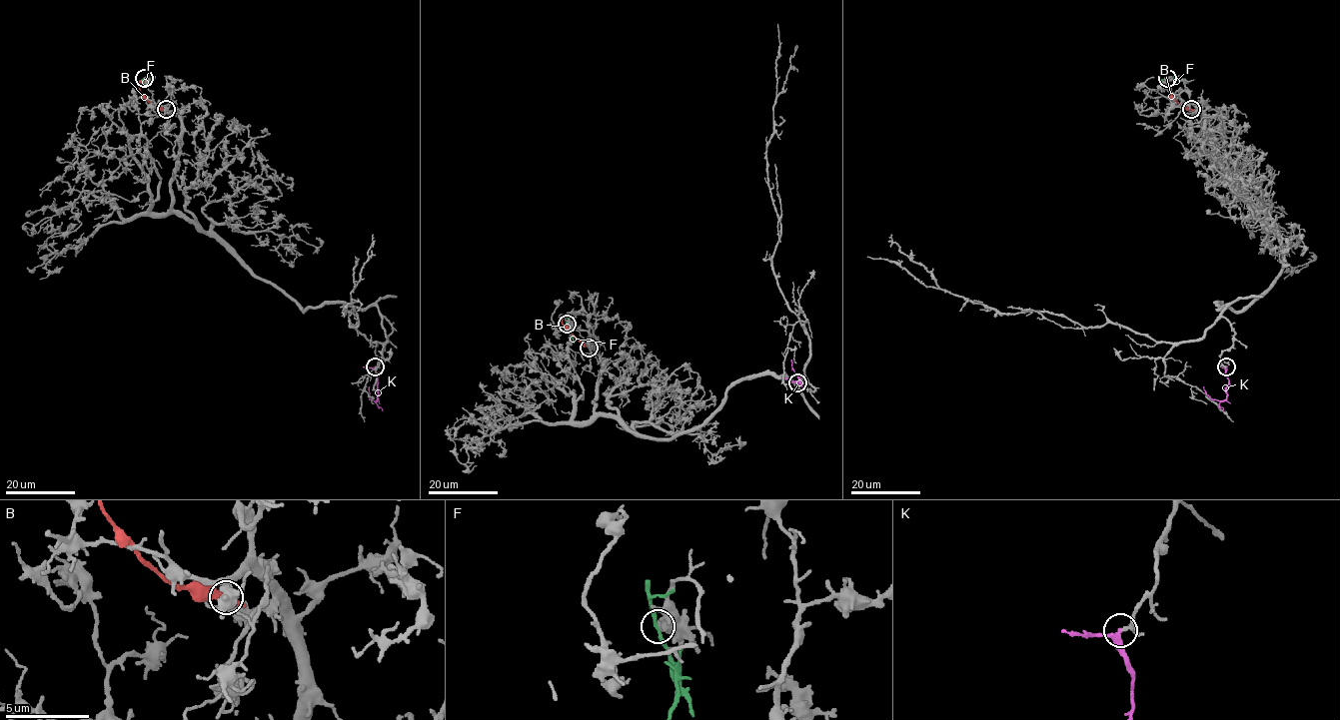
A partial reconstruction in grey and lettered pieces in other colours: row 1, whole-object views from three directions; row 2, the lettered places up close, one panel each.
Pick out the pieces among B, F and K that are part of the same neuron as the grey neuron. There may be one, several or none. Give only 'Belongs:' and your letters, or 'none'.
Belongs: K

